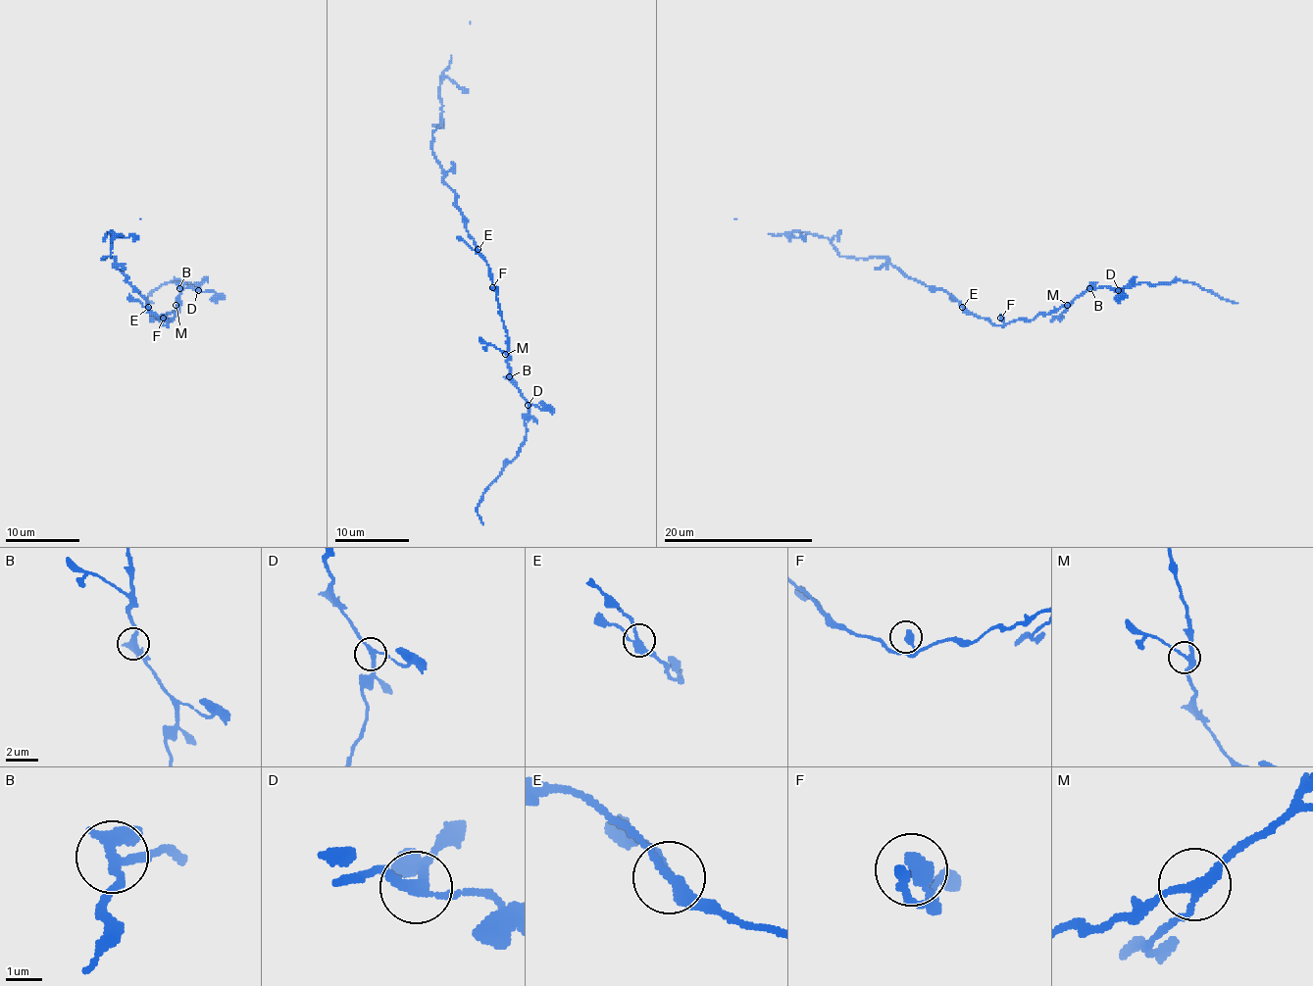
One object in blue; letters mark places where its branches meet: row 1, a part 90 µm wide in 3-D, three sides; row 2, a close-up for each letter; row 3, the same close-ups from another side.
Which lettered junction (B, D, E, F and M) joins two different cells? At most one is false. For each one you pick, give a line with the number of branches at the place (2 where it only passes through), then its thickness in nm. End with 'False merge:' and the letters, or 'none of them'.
False merge: none of them

